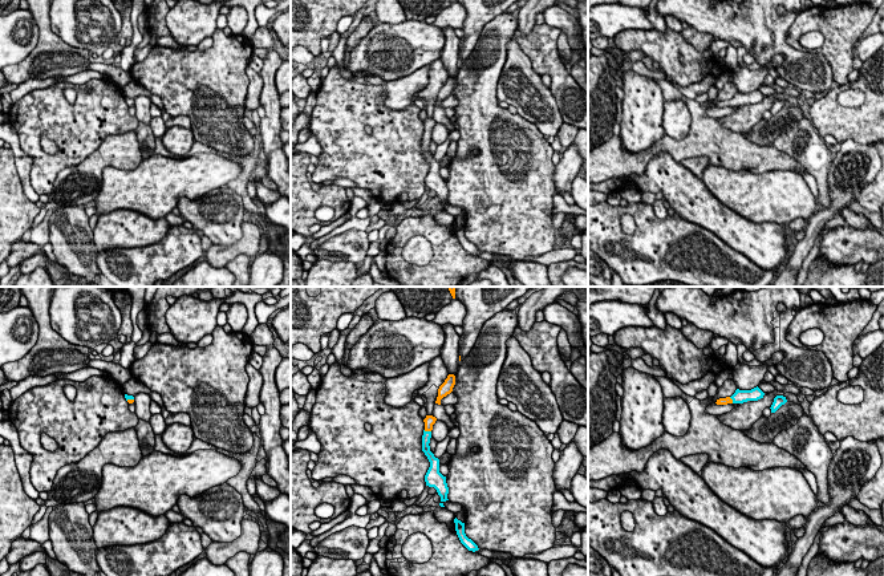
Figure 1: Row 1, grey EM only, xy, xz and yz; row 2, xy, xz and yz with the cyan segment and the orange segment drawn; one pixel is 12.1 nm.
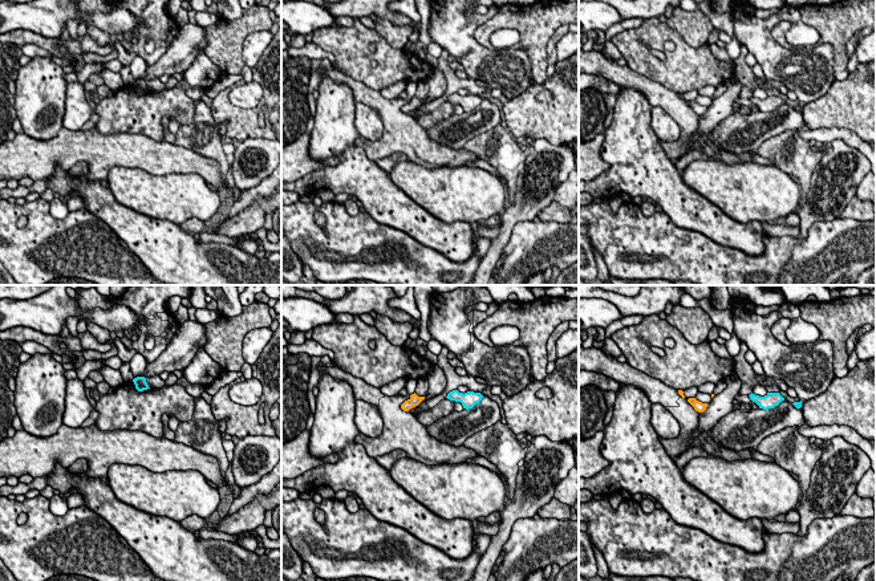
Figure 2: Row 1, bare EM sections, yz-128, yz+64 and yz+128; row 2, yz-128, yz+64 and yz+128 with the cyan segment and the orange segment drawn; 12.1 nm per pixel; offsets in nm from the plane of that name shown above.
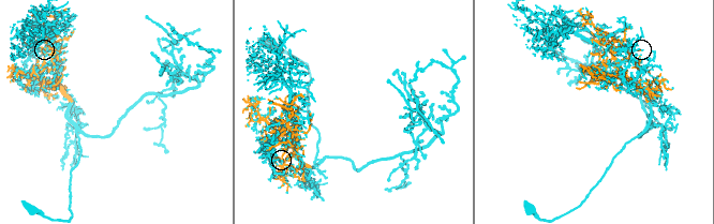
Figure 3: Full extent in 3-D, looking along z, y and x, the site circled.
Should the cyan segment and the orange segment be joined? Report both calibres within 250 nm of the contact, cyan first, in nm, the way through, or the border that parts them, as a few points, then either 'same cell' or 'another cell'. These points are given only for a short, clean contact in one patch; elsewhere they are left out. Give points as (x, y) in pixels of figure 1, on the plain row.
100/130 nm | same cell

